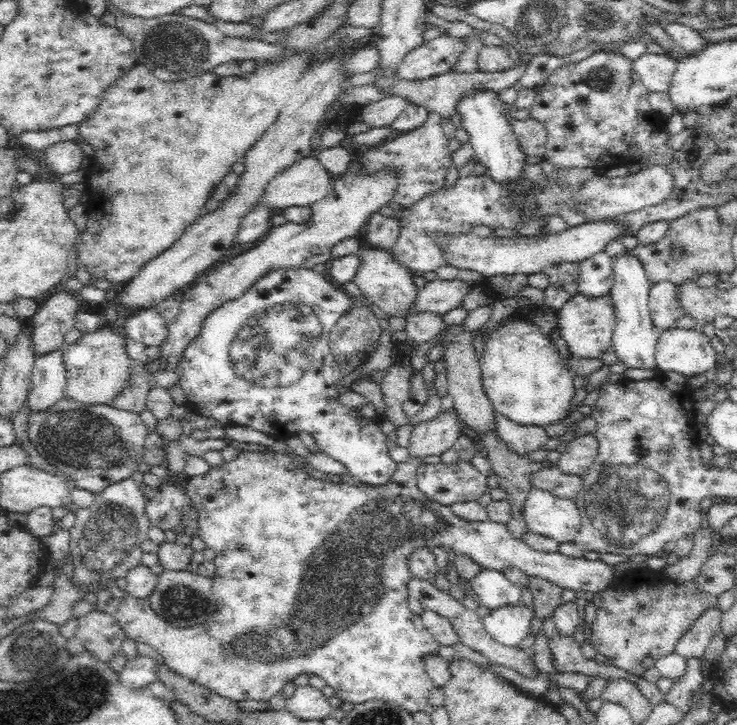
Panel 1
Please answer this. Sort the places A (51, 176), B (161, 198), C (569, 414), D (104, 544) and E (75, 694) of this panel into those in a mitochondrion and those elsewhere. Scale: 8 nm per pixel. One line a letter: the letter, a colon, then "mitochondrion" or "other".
A: other
B: mitochondrion
C: other
D: mitochondrion
E: mitochondrion

